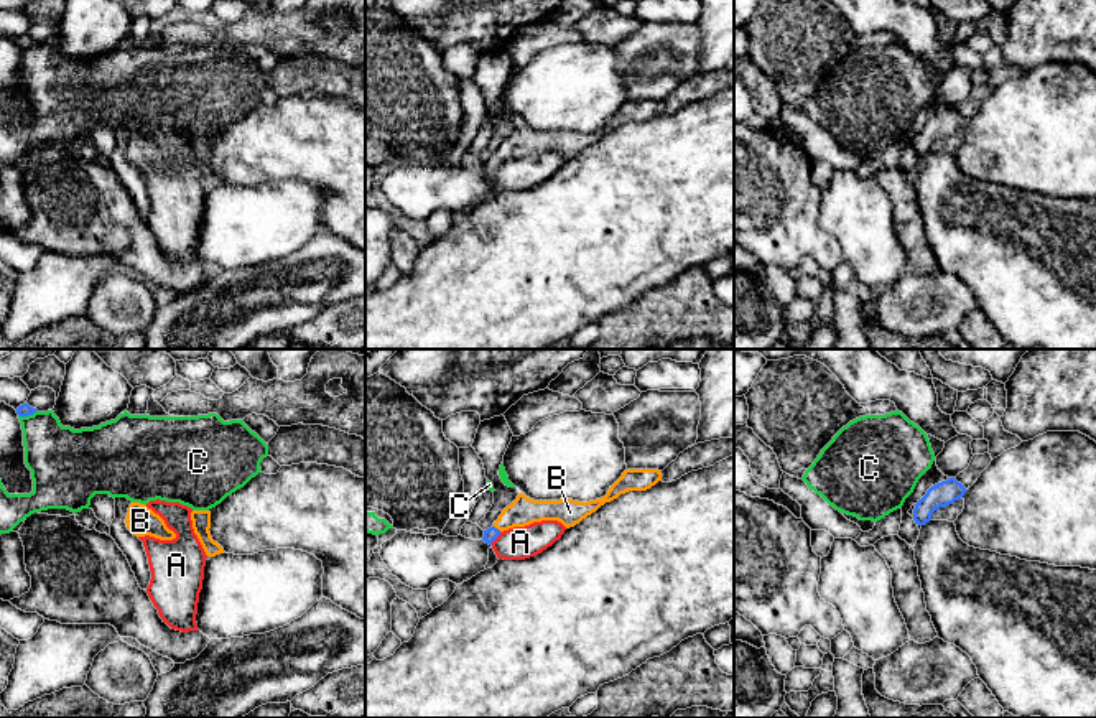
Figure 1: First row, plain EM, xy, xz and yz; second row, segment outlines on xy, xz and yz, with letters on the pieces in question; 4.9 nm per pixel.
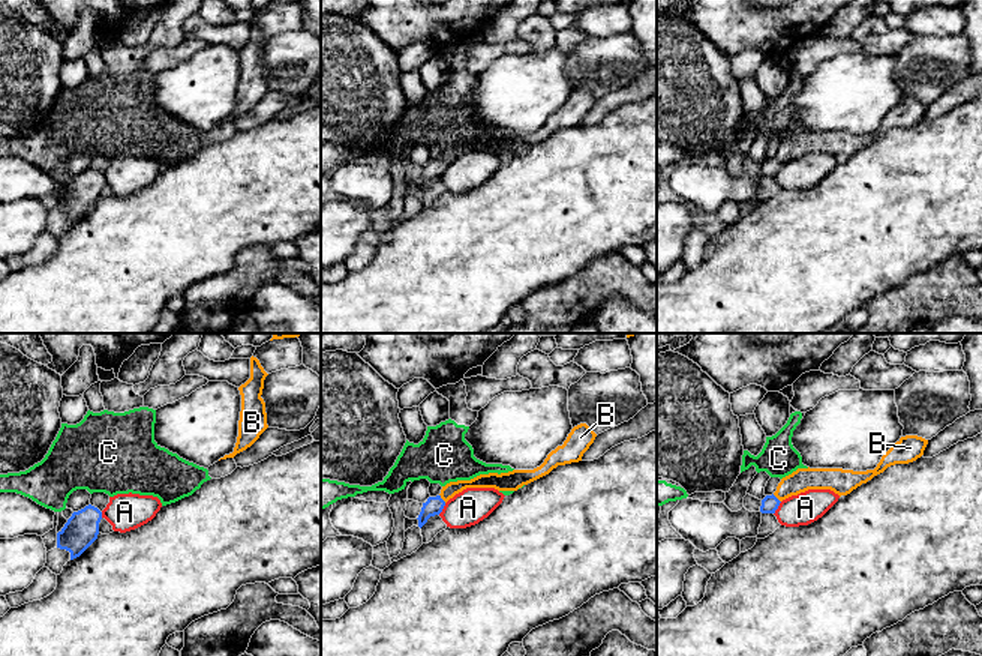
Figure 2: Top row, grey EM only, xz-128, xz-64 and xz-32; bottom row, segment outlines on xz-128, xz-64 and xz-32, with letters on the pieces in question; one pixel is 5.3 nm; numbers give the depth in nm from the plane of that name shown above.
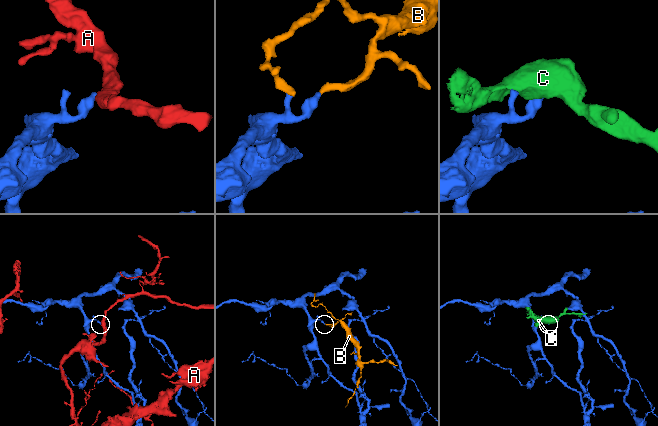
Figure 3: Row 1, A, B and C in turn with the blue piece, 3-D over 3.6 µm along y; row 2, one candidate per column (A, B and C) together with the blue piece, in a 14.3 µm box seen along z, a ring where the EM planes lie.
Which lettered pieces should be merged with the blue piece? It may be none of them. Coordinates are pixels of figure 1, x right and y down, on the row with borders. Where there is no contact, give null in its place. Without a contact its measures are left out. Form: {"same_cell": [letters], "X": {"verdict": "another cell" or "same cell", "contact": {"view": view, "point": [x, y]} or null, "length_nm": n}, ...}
{"same_cell": ["B"], "A": {"verdict": "another cell", "contact": {"view": "xz", "point": [496, 537]}, "length_nm": 80}, "B": {"verdict": "same cell", "contact": {"view": "xz", "point": [497, 529]}, "length_nm": 50}, "C": {"verdict": "another cell", "contact": {"view": "xy", "point": [27, 415]}, "length_nm": 100}}

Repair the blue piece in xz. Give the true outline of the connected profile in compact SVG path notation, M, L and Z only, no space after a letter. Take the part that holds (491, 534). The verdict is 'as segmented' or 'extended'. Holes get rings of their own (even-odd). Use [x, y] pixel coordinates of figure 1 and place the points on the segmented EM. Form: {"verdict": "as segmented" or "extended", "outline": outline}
{"verdict": "extended", "outline": "M625 469L604 497L589 502L573 499L535 501L520 492L517 499L502 511L494 525L484 530L482 540L492 545L504 530L525 527L541 520L558 520L566 529L574 527L620 494L629 491L647 491L658 481L662 481L662 471L658 469Z"}

